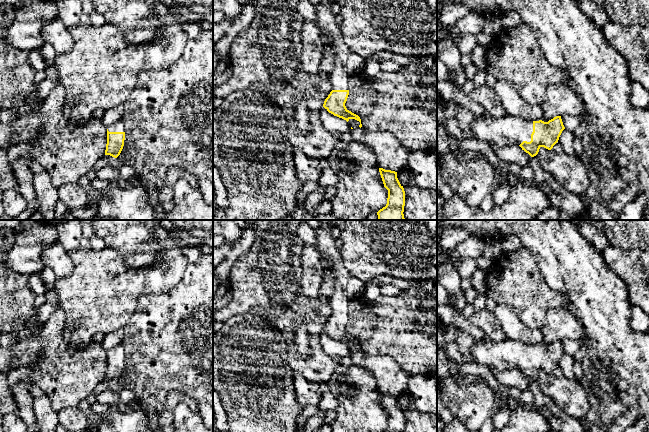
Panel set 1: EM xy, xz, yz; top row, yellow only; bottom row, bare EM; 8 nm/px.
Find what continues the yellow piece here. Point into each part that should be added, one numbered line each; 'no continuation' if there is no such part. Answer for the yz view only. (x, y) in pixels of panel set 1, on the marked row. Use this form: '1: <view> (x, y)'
1: yz (504, 130)

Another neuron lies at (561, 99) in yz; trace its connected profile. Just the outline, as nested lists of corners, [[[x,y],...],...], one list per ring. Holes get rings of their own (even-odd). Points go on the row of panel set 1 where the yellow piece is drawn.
[[[564,73],[563,75],[563,83],[549,85],[546,89],[545,100],[540,105],[541,120],[544,122],[556,116],[580,116],[585,111],[584,104],[570,86],[568,77]]]

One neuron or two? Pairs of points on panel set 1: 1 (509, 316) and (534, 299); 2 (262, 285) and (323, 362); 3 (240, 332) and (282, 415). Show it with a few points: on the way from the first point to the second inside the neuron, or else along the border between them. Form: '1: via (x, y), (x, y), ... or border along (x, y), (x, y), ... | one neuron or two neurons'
1: border along (496, 304), (508, 305), (525, 325), (532, 328) | two neurons
2: via (280, 309), (286, 315), (291, 350), (299, 359) | one neuron
3: via (258, 354), (285, 375), (282, 393) | one neuron

